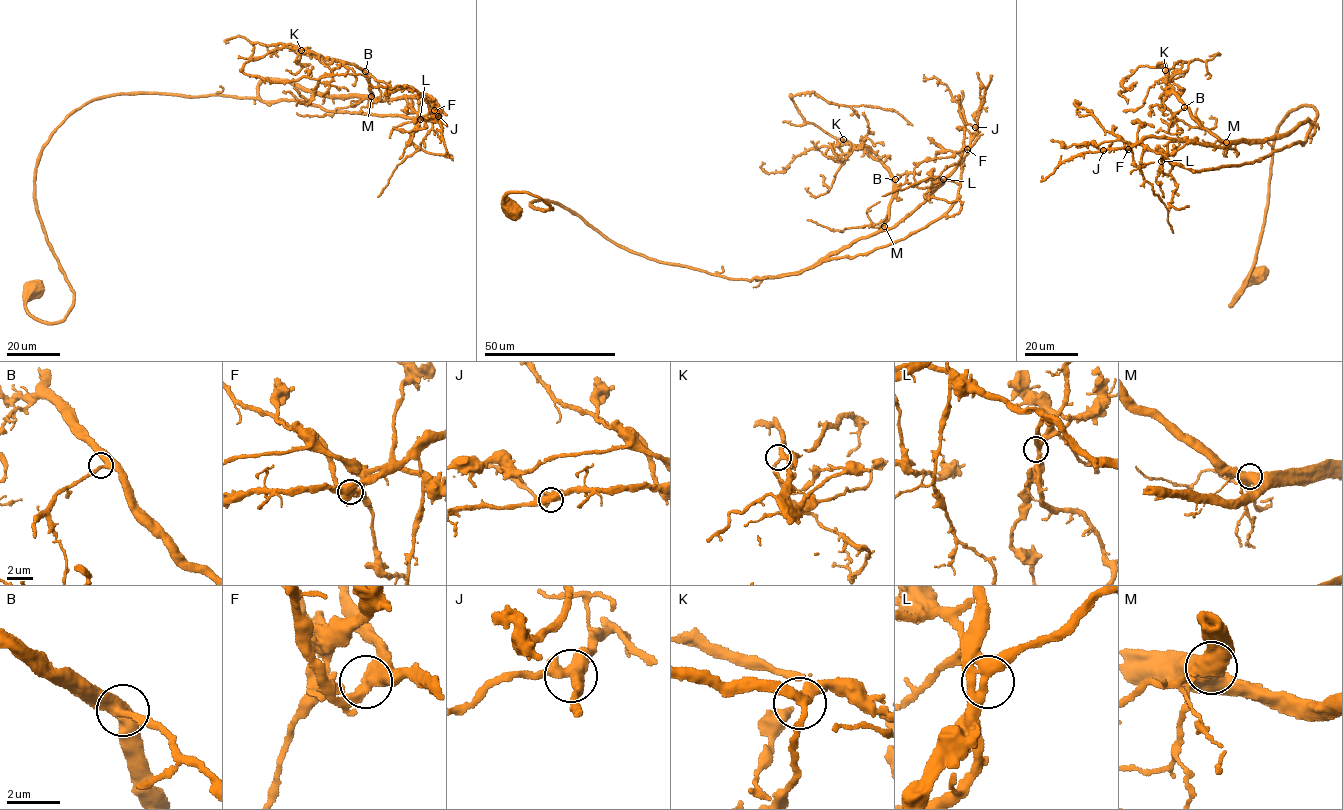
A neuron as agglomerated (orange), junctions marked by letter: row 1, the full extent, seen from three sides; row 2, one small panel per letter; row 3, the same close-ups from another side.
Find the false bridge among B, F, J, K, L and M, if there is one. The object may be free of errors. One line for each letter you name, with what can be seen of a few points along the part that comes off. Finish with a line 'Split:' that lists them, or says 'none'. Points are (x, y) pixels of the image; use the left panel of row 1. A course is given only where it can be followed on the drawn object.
Split: none

